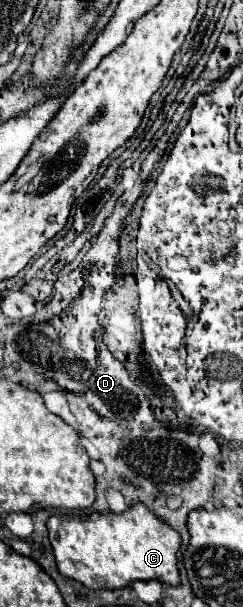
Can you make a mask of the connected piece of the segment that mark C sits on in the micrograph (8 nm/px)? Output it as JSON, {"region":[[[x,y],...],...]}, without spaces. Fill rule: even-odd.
{"region":[[[140,502],[122,514],[94,512],[84,518],[68,514],[50,516],[46,526],[60,574],[90,590],[116,590],[130,586],[134,580],[158,580],[172,586],[180,582],[176,566],[176,552],[182,544],[180,534]]]}

